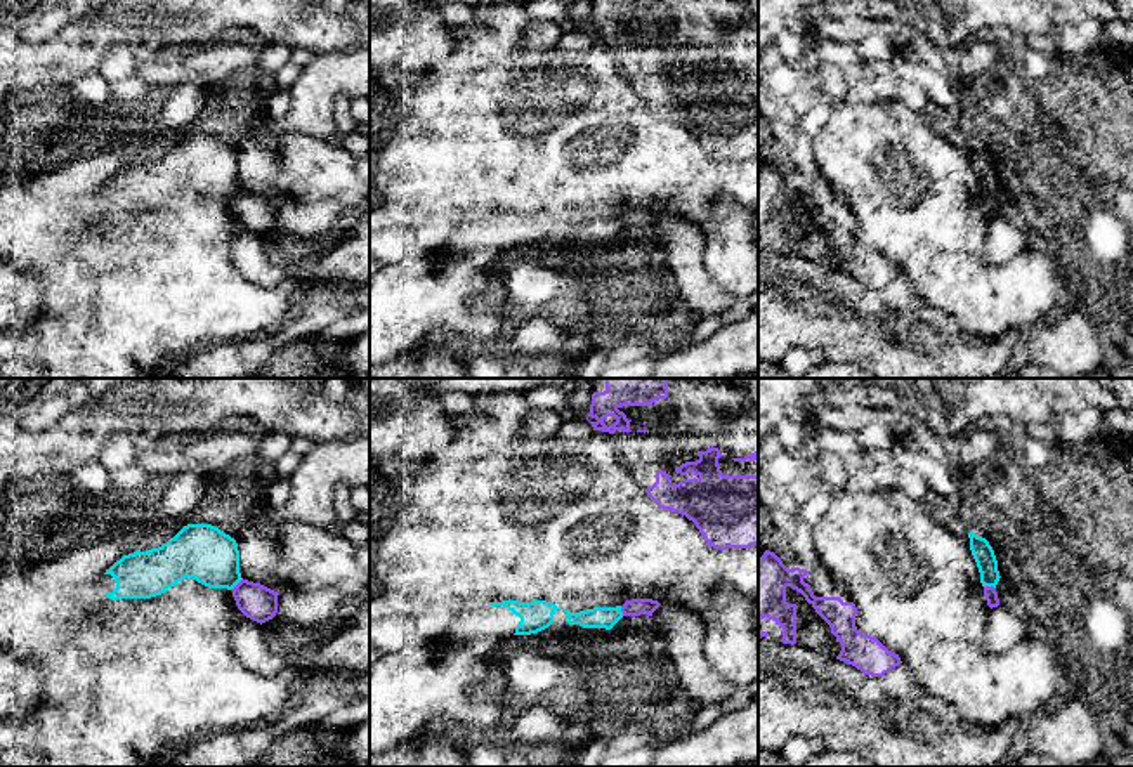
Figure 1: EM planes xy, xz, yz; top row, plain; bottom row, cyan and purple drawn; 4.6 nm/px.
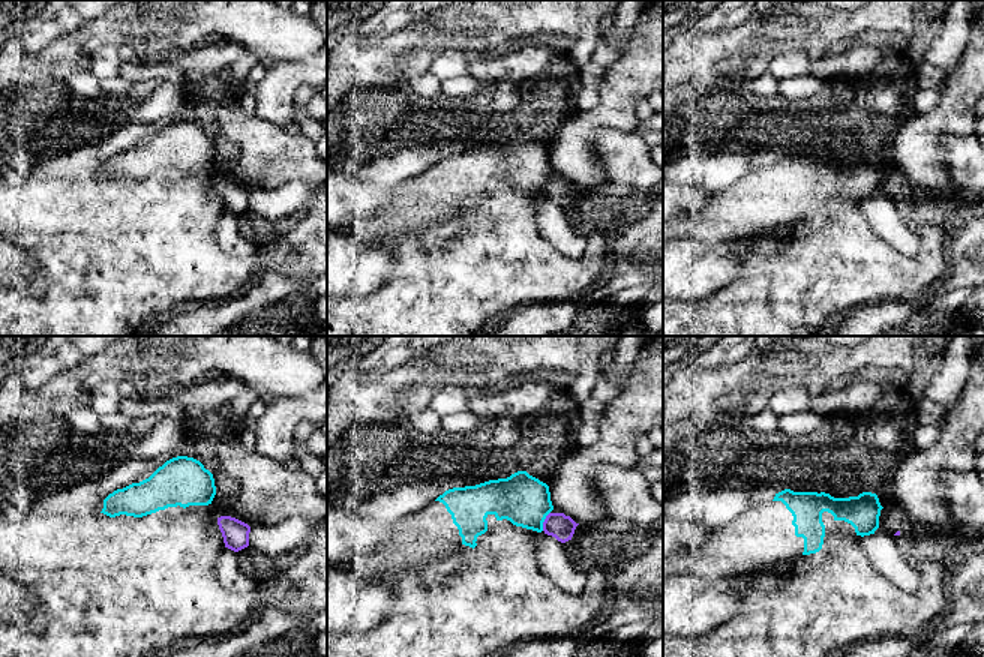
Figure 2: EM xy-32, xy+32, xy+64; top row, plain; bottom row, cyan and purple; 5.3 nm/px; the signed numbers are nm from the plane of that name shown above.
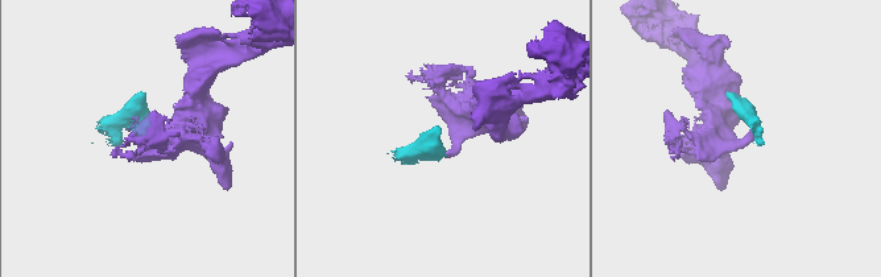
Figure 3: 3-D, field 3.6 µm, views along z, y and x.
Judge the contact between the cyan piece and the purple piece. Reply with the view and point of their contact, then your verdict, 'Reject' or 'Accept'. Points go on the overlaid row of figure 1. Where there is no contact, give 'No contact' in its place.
Touches cyan at yz (989, 585). Reject

